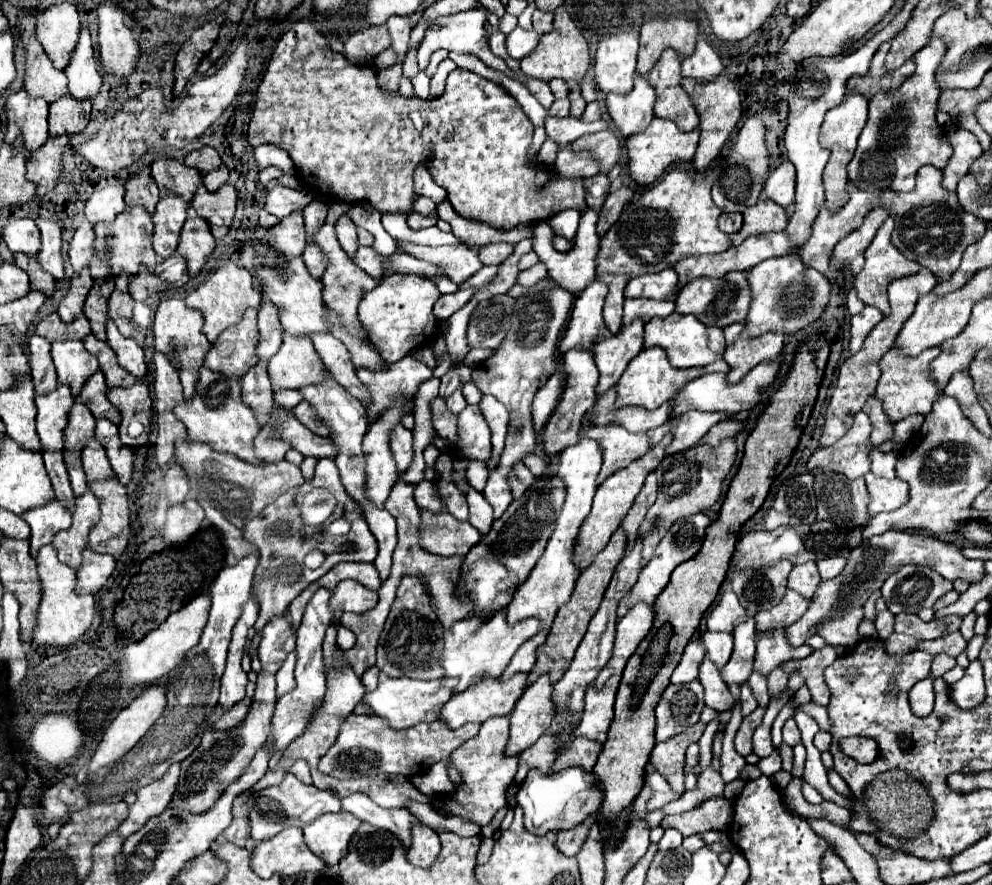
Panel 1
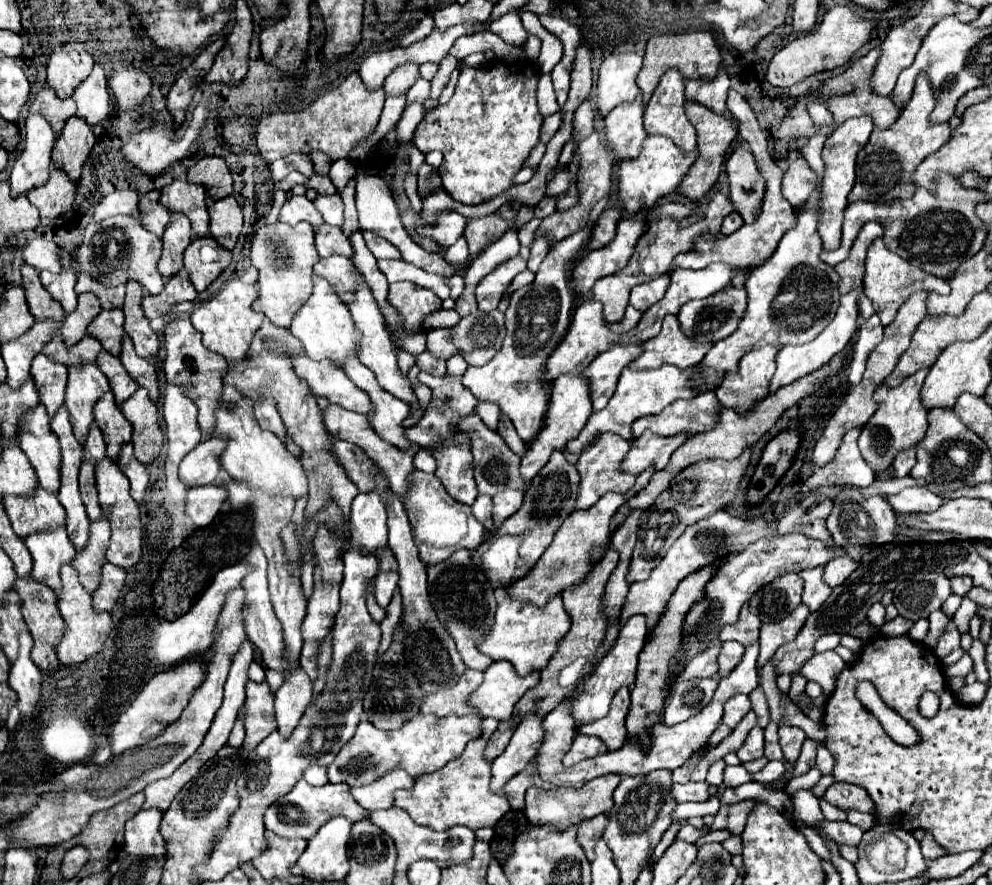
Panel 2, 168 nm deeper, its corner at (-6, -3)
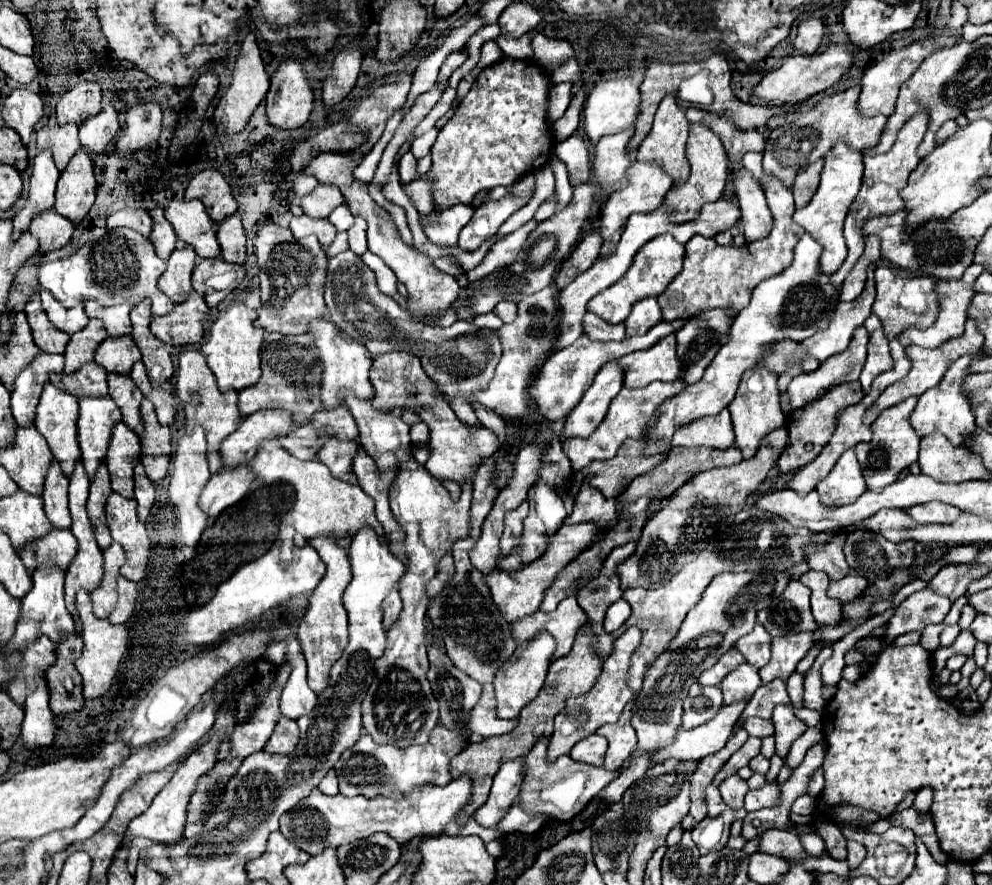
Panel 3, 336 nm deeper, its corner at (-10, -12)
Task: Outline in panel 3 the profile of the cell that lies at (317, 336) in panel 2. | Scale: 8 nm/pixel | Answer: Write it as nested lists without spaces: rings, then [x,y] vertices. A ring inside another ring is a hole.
[[[326,319],[314,321],[312,327],[310,327],[310,335],[316,337],[316,347],[320,349],[322,367],[324,367],[324,373],[322,373],[322,403],[324,403],[324,409],[340,407],[344,391],[354,393],[354,397],[366,397],[366,401],[370,401],[374,397],[374,387],[368,379],[368,371],[370,371],[370,365],[372,365],[368,349],[354,339],[340,337],[334,323],[326,321]]]

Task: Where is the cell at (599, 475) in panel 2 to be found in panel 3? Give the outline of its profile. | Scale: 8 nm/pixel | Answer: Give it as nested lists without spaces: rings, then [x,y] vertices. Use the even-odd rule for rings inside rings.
[[[588,483],[582,485],[580,493],[574,499],[574,511],[566,517],[566,525],[570,523],[586,523],[594,521],[602,525],[602,533],[606,533],[616,521],[616,501],[606,499],[598,489],[590,487]]]

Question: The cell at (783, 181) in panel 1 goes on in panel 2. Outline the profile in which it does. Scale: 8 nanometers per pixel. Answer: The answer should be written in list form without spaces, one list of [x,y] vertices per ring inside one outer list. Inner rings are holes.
[[[794,154],[796,158],[790,160],[788,170],[784,172],[784,180],[782,180],[782,194],[784,198],[798,208],[800,204],[806,202],[806,198],[810,196],[810,192],[814,190],[814,180],[816,174],[808,168],[806,160],[800,154]]]

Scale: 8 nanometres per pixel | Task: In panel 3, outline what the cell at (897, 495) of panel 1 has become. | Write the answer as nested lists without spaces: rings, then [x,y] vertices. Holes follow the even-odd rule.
[[[932,501],[926,505],[914,505],[910,509],[906,509],[910,517],[914,517],[914,521],[918,523],[950,523],[958,517],[958,513],[962,513],[958,507],[954,505],[946,505],[940,501]]]

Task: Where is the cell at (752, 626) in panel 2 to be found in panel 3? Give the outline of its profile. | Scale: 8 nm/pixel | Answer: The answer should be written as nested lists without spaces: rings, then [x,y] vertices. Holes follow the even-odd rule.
[[[756,623],[752,633],[748,633],[742,639],[738,639],[736,649],[740,653],[744,653],[746,661],[750,661],[750,665],[760,669],[770,661],[770,643],[772,643],[770,633],[762,625]]]

